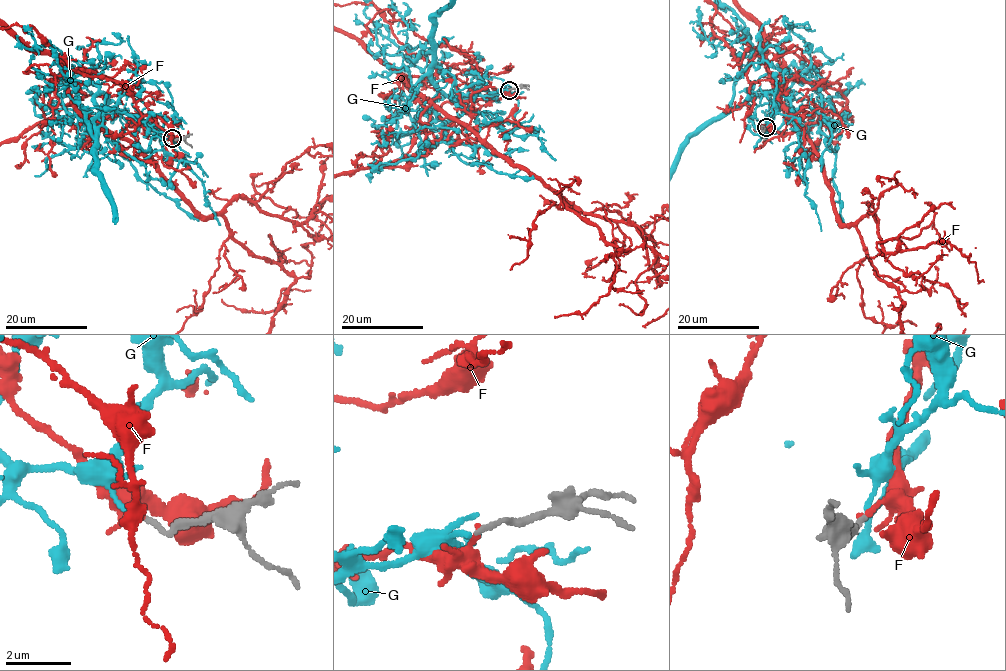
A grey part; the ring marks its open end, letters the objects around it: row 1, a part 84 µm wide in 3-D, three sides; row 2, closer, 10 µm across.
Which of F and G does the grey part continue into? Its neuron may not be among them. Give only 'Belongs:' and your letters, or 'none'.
Belongs: G

